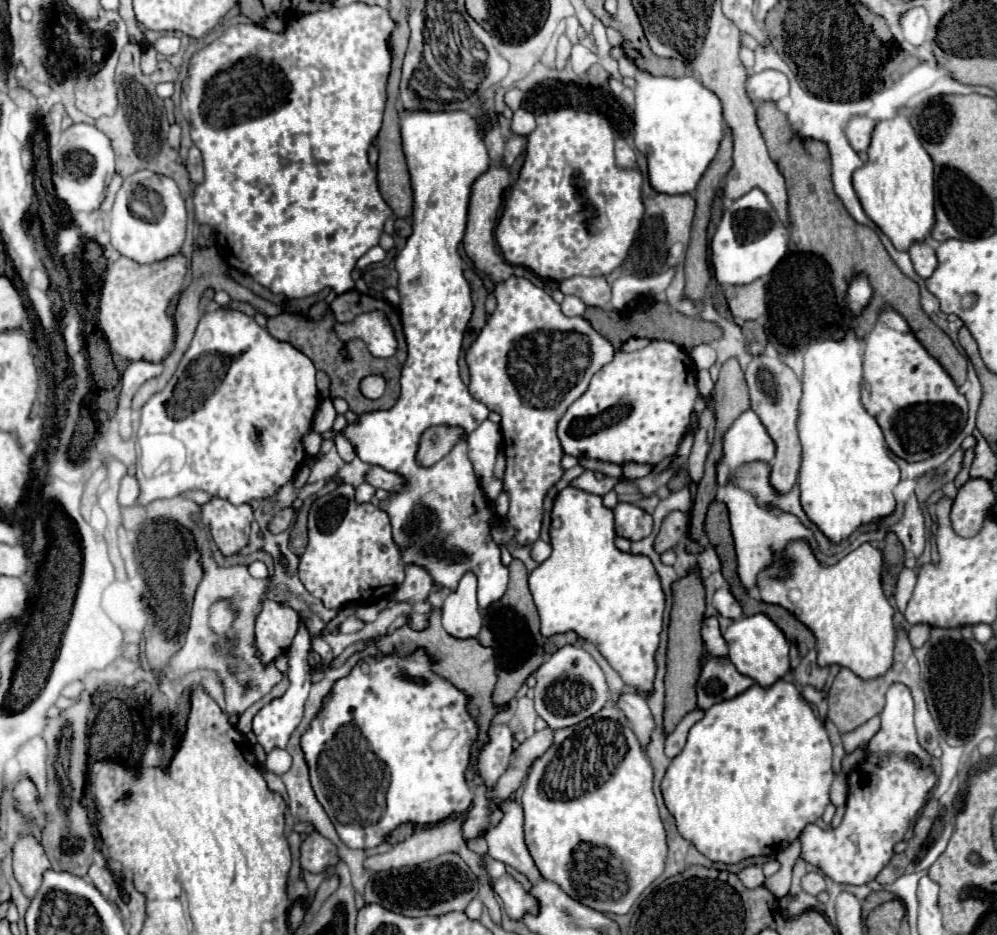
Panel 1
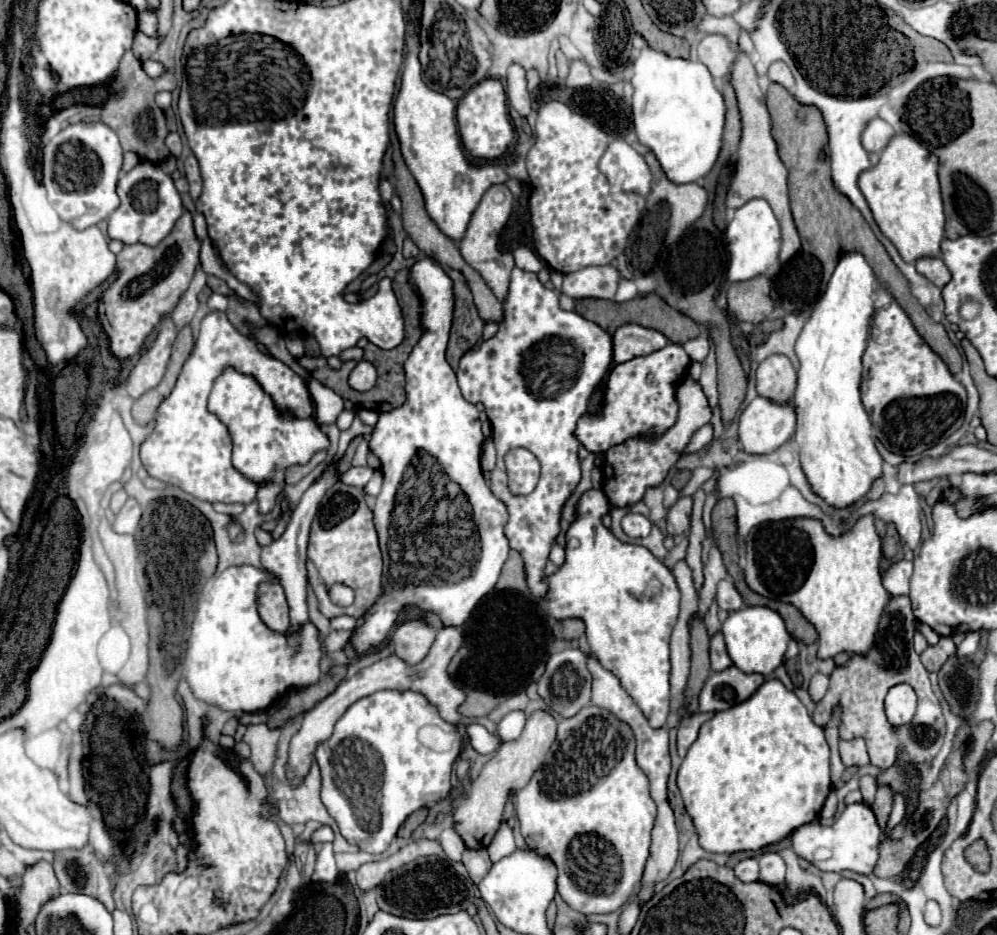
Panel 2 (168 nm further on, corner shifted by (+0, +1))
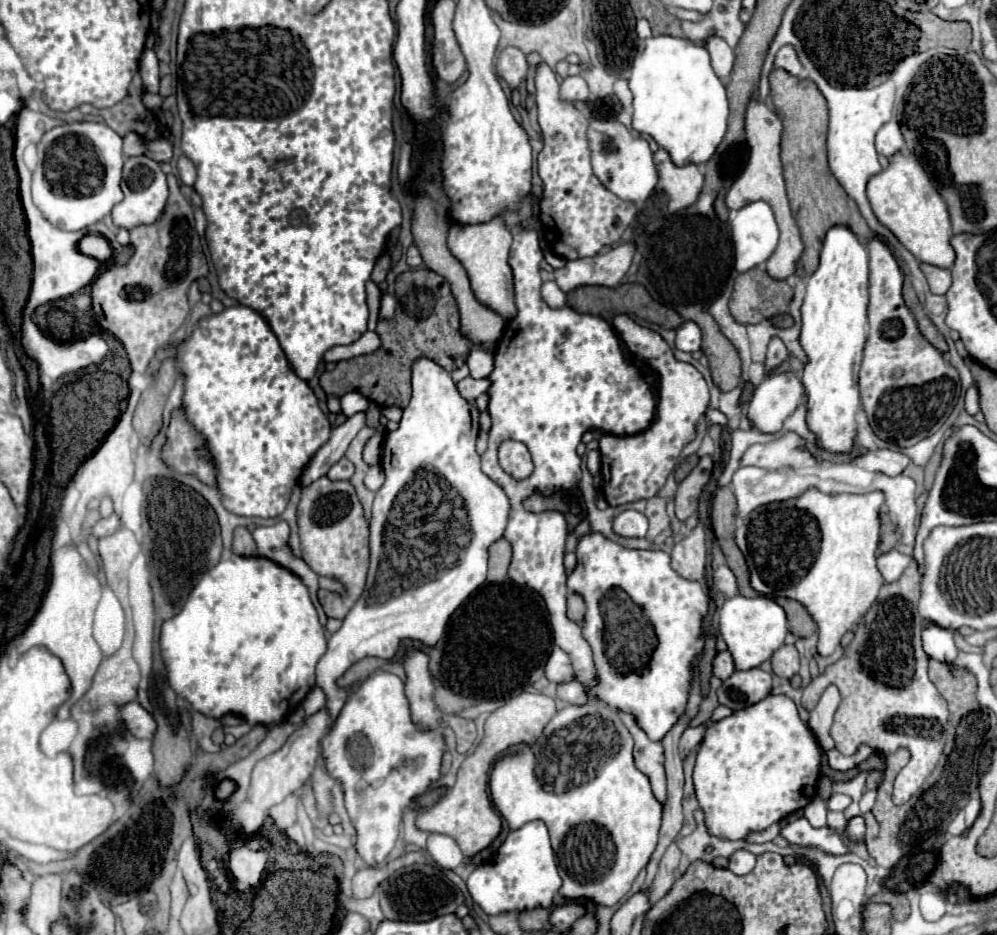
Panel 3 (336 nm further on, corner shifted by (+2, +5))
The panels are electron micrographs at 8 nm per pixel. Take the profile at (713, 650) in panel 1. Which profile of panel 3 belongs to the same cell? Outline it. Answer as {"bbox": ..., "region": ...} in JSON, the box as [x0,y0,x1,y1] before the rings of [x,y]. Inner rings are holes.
{"bbox":[713,651,735,681],"region":[[[721,651],[717,653],[715,661],[713,661],[713,675],[721,681],[729,679],[729,675],[733,675],[735,671],[735,663],[733,663],[733,657],[729,651]]]}

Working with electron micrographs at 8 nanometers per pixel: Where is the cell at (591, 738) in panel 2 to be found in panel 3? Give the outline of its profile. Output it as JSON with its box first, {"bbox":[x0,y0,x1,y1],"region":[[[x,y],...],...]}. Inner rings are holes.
{"bbox":[489,703,663,905],"region":[[[587,703],[587,705],[567,705],[565,709],[557,711],[557,715],[549,721],[549,725],[545,727],[543,735],[541,735],[541,741],[535,741],[531,745],[525,747],[525,751],[519,751],[519,753],[507,753],[503,755],[491,769],[491,775],[489,775],[489,791],[491,791],[491,799],[493,799],[493,805],[495,809],[503,815],[503,819],[509,823],[511,829],[517,829],[517,827],[523,827],[527,821],[533,821],[533,819],[541,819],[545,821],[547,829],[549,829],[549,835],[551,835],[551,845],[555,849],[555,853],[561,853],[563,851],[563,859],[559,859],[559,875],[563,879],[563,885],[559,889],[559,893],[565,897],[565,899],[581,899],[581,897],[587,897],[587,899],[593,899],[597,905],[615,905],[619,903],[619,899],[631,889],[635,877],[639,875],[639,871],[649,863],[655,847],[657,847],[657,837],[659,837],[659,827],[661,827],[661,813],[663,813],[663,805],[655,799],[653,791],[651,791],[651,783],[649,783],[649,777],[645,773],[641,773],[635,763],[633,763],[633,737],[631,733],[627,731],[627,727],[621,723],[621,717],[615,709],[607,707],[607,709],[601,709],[599,707],[601,703]]]}

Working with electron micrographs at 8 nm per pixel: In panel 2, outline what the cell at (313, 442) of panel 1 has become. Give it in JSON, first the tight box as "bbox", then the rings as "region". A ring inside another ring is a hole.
{"bbox":[209,369,329,513],"region":[[[225,369],[215,381],[215,387],[209,395],[209,411],[215,413],[231,433],[235,469],[253,481],[269,481],[257,493],[261,513],[267,513],[275,507],[277,495],[285,485],[283,473],[289,465],[305,465],[317,451],[329,447],[329,439],[313,419],[279,415],[271,397],[259,387],[259,383],[249,375],[237,373],[235,369]]]}

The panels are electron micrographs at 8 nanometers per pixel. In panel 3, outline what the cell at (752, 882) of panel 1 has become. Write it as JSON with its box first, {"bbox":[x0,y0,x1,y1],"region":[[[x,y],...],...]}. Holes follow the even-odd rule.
{"bbox":[729,849,755,875],"region":[[[739,849],[729,857],[729,871],[733,871],[735,875],[747,875],[751,869],[755,867],[755,855],[751,851]]]}

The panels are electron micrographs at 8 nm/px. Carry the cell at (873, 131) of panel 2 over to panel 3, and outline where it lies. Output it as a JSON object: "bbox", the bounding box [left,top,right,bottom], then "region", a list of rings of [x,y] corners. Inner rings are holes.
{"bbox":[875,121,905,157],"region":[[[897,121],[885,123],[885,125],[879,129],[879,133],[877,133],[875,145],[877,145],[879,155],[885,155],[885,157],[893,157],[895,153],[903,151],[905,141],[903,141],[903,135],[901,135],[901,131],[899,131],[899,123],[897,123]]]}

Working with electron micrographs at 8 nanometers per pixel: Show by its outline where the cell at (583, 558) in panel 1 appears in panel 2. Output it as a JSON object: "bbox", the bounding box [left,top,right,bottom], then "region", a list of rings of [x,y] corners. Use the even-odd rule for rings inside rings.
{"bbox":[539,489,679,727],"region":[[[589,489],[579,497],[575,505],[575,519],[565,533],[565,563],[557,569],[557,573],[543,579],[547,583],[547,595],[543,595],[539,601],[555,621],[581,619],[585,623],[585,635],[597,661],[615,677],[619,677],[623,687],[649,719],[651,727],[661,727],[667,723],[669,715],[669,637],[679,615],[679,589],[671,569],[653,557],[649,549],[621,543],[613,537],[613,533],[601,521],[609,511],[611,505],[605,493],[599,489]]]}

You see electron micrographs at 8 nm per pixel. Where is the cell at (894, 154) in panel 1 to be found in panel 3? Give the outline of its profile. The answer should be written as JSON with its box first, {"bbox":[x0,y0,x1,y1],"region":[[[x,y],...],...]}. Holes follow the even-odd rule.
{"bbox":[867,153,955,269],"region":[[[897,153],[891,157],[887,169],[869,179],[867,197],[877,219],[891,229],[897,239],[921,261],[941,269],[949,269],[955,263],[955,251],[951,247],[951,221],[947,213],[947,205],[935,187],[929,183],[927,173],[919,165],[915,157]]]}

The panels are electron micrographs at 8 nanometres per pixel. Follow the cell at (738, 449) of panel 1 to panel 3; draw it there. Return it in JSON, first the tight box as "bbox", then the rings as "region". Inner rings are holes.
{"bbox":[749,371,803,433],"region":[[[795,371],[767,375],[755,389],[749,403],[749,419],[763,433],[781,431],[783,421],[797,409],[803,397],[803,383]]]}

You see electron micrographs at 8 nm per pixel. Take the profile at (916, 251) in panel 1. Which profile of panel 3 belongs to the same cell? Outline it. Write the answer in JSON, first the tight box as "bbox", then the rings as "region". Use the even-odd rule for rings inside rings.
{"bbox":[921,263,951,295],"region":[[[923,263],[921,271],[925,273],[933,295],[945,295],[949,291],[949,287],[951,287],[951,271],[949,269],[939,269],[939,267]]]}

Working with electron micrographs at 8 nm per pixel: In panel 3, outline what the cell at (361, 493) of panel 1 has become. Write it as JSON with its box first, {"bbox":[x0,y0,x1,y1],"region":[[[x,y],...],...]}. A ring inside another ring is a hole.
{"bbox":[365,465,385,491],"region":[[[373,465],[365,477],[365,485],[371,489],[371,491],[379,491],[381,485],[385,483],[385,473],[381,469],[381,465]]]}

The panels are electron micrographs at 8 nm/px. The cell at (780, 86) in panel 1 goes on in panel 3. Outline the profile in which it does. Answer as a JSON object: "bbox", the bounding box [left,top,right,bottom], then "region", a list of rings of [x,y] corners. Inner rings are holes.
{"bbox":[775,45,803,75],"region":[[[793,45],[781,47],[781,51],[777,53],[777,59],[775,59],[775,67],[781,67],[791,75],[801,75],[803,73],[803,65],[801,65]]]}

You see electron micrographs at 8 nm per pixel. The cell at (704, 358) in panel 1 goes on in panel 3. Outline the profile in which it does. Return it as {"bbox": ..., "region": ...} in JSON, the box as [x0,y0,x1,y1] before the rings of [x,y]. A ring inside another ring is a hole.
{"bbox":[675,321,701,353],"region":[[[683,321],[683,325],[675,329],[675,347],[689,353],[701,349],[701,329],[697,323]]]}

